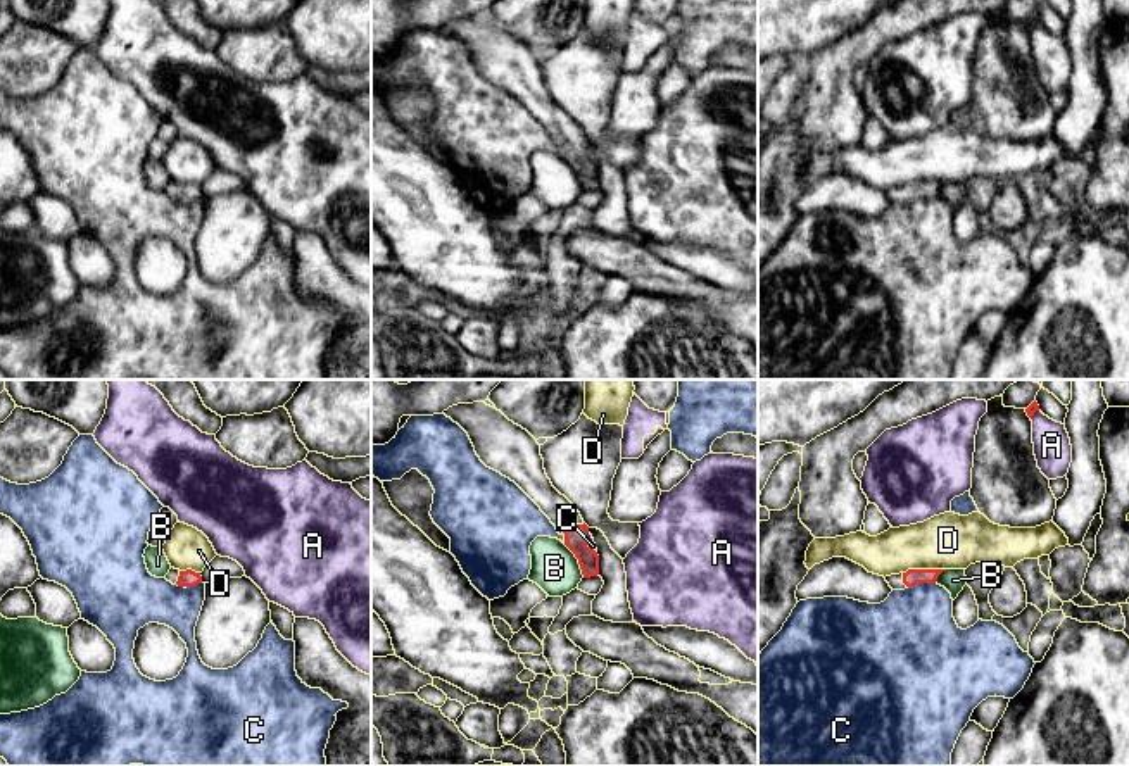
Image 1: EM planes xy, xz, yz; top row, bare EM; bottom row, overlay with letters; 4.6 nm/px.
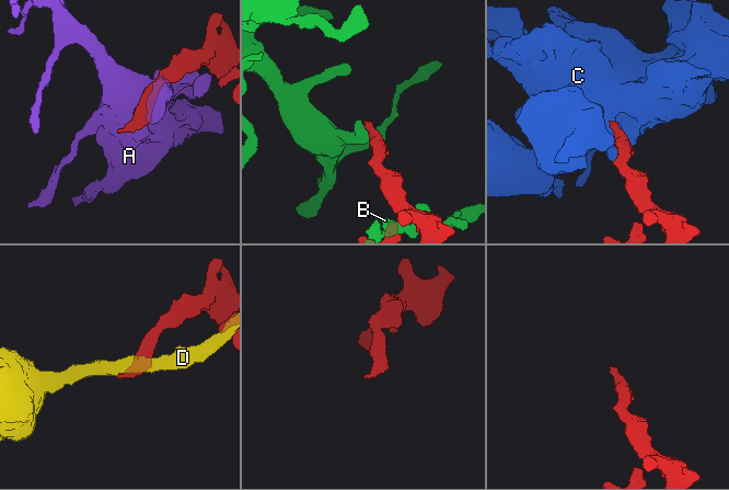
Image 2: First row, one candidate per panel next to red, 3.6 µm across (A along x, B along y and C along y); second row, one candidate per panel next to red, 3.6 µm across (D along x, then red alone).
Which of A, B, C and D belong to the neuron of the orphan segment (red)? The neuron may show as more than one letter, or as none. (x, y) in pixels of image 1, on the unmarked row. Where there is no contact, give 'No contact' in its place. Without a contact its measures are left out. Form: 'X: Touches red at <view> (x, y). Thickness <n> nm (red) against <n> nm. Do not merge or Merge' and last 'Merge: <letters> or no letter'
A: Touches red at yz (1033, 28). Thickness 50 nm (red) against 180 nm. Do not merge
B: Touches red at xz (579, 175). Thickness 110 nm (red) against 220 nm. Do not merge
C: Touches red at yz (920, 195). Thickness 80 nm (red) against 400 nm. Do not merge
D: Touches red at yz (924, 183). Thickness 80 nm (red) against 260 nm. Do not merge
Merge: no letter

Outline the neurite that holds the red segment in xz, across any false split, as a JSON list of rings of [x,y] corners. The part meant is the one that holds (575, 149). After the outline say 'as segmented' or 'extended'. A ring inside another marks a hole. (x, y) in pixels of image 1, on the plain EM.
[[[485,16],[457,17],[444,28],[468,47],[487,81],[514,95],[551,133],[578,173],[583,192],[597,190],[599,169],[587,159],[589,140],[573,117],[552,100],[537,53]]]; extended

